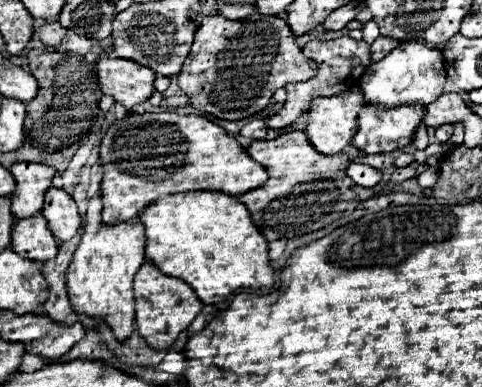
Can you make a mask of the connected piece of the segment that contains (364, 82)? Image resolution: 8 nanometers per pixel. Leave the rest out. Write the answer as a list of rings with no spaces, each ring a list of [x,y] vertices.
[[[401,41],[387,57],[369,65],[363,73],[359,87],[365,93],[365,101],[381,107],[397,107],[405,103],[429,105],[441,93],[445,85],[445,57],[439,49],[425,45],[423,41]]]

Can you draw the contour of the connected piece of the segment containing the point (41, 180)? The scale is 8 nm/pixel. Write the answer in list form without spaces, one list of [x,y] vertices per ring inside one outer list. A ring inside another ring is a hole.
[[[15,163],[11,173],[17,181],[17,187],[11,195],[13,215],[17,219],[25,219],[41,213],[45,193],[55,177],[55,169],[39,163]]]

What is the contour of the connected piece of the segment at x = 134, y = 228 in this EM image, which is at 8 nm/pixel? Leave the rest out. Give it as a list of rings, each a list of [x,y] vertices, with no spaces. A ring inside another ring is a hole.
[[[101,191],[89,199],[85,215],[85,227],[81,243],[73,253],[67,269],[67,291],[75,311],[91,317],[103,317],[105,323],[115,331],[117,339],[123,341],[133,333],[135,299],[133,299],[133,275],[145,261],[145,227],[137,223],[105,225],[101,221]]]

